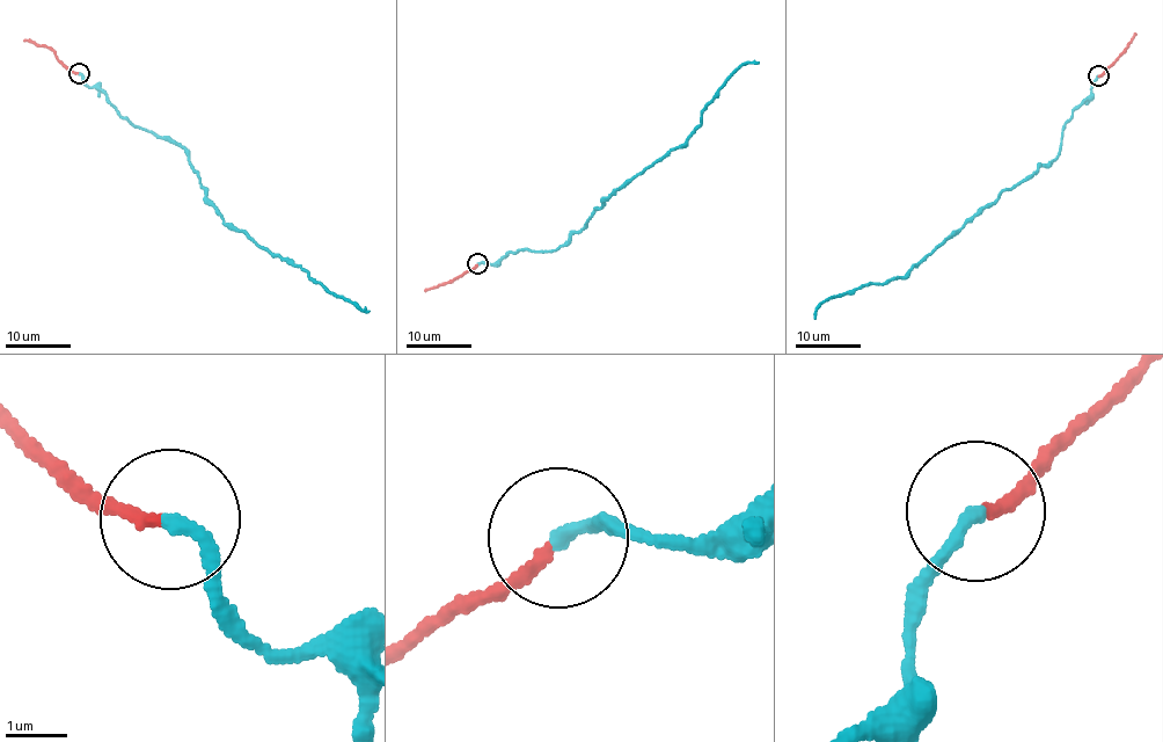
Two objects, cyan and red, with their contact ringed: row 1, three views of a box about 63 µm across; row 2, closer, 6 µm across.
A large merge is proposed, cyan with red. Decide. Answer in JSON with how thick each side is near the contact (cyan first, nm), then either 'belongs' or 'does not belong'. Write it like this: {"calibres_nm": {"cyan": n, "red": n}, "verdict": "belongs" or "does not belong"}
{"calibres_nm": {"cyan": 220, "red": 190}, "verdict": "does not belong"}

